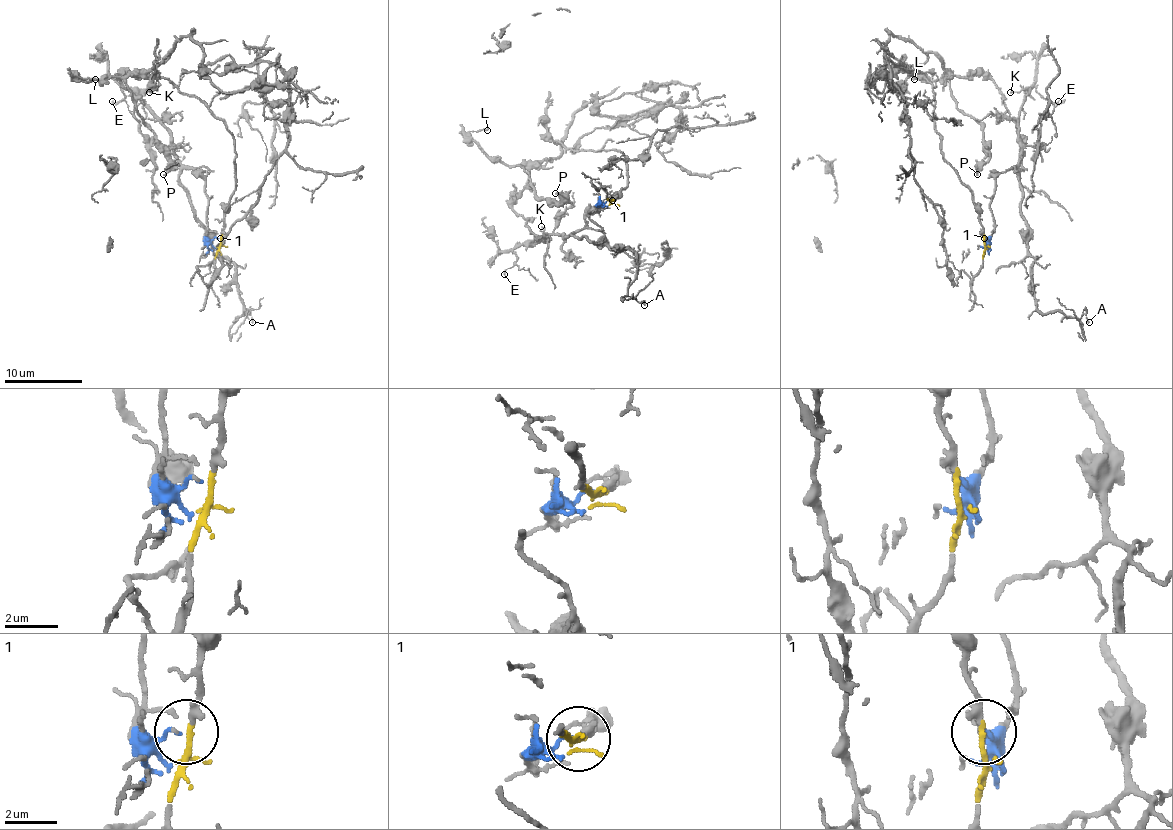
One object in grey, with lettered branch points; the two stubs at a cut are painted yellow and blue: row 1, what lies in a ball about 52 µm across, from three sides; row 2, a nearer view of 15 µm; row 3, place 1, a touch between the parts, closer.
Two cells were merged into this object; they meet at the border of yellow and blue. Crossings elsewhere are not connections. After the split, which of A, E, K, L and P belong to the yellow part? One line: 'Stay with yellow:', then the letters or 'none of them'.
Stay with yellow: L, P

